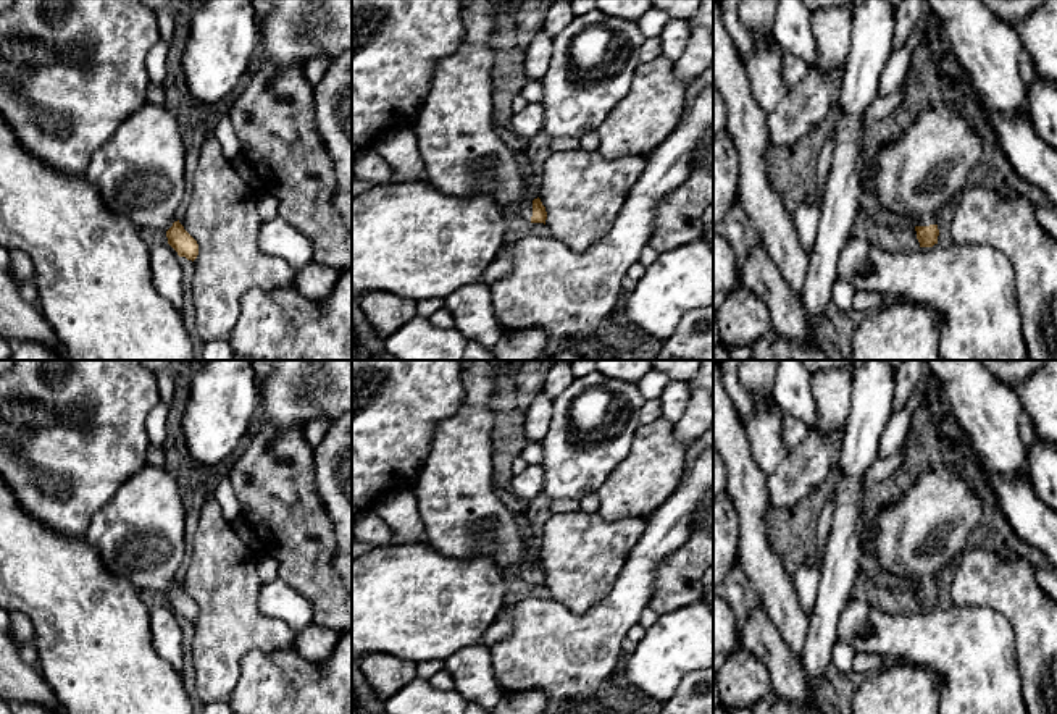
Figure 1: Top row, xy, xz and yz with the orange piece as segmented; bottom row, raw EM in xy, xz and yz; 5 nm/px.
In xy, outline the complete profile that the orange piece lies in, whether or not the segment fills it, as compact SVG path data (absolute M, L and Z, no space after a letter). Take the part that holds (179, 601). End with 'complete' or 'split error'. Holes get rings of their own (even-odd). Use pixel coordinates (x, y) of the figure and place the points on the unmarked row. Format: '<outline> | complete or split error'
M147 464L94 515L82 538L111 573L129 578L140 591L165 593L178 617L194 624L198 606L179 585L184 533L176 478L165 467Z | split error

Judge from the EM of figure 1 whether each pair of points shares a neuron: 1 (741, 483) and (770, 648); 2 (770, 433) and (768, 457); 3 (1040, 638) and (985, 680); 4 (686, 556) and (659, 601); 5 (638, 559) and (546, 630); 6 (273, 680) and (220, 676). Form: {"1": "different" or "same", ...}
{"1": "different", "2": "same", "3": "different", "4": "same", "5": "same", "6": "different"}

